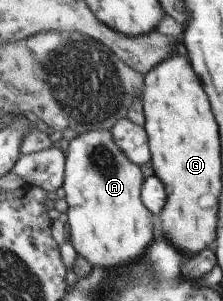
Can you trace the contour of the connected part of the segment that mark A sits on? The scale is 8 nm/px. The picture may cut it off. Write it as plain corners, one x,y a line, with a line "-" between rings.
96,129
94,132
82,132
77,133
77,137
69,142
68,152
67,152
67,165
65,168
65,183
63,189
65,191
66,197
65,201
69,207
67,211
68,219
68,233
69,239
77,251
77,253
84,257
92,267
101,266
101,267
115,267
130,264
137,262
138,259
142,258
142,255
146,254
146,247
153,243
156,237
156,230
154,230
154,213
150,212
146,205
141,199
141,190
145,184
144,175
142,175
142,169
132,160
129,159
129,156
125,153
122,147
118,146
118,143
114,140
113,133
110,130

